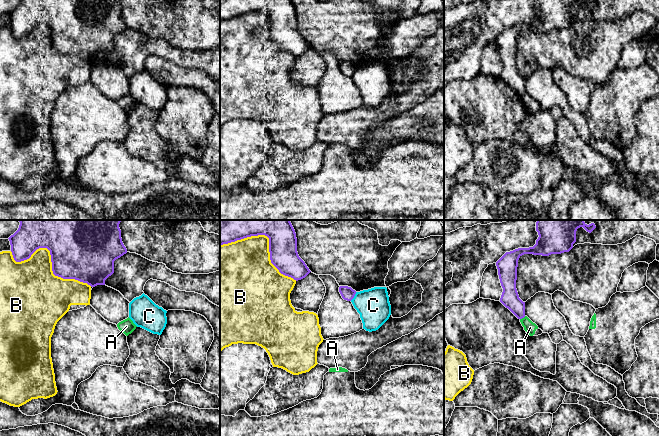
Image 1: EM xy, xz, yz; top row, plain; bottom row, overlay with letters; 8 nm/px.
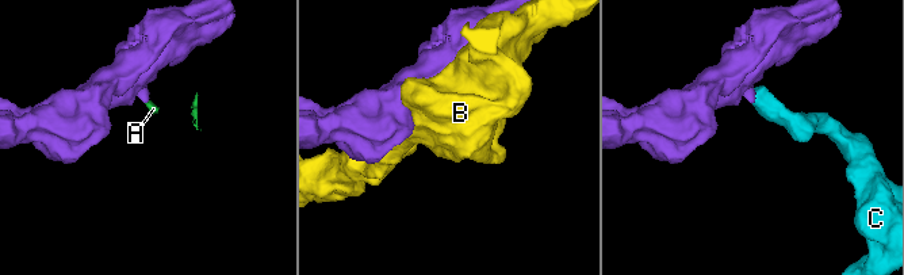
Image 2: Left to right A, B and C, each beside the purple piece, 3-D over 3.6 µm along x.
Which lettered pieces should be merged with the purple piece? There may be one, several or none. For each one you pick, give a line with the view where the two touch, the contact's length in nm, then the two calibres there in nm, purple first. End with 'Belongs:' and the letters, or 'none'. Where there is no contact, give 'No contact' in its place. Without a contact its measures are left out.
Belongs: none

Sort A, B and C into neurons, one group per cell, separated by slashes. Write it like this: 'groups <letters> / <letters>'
groups A / B / C

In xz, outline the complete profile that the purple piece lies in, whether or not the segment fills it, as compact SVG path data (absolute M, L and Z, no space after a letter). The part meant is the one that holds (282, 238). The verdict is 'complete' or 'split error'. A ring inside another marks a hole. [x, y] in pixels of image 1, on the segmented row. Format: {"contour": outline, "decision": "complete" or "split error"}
{"contour": "M220 220L220 245L258 235L269 238L270 260L281 274L298 281L311 272L298 255L290 220Z", "decision": "complete"}

